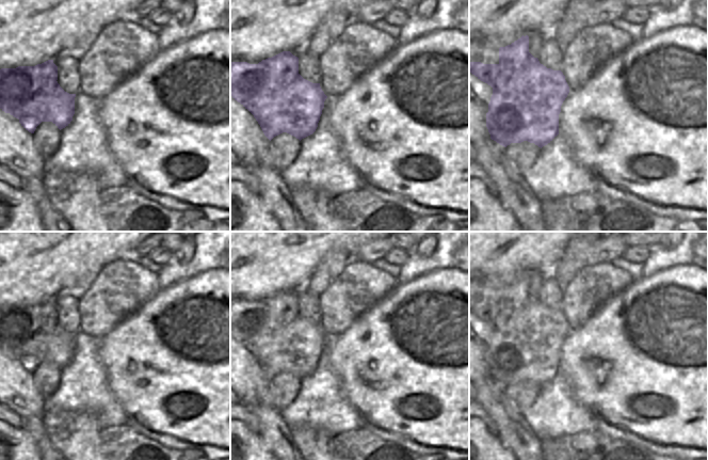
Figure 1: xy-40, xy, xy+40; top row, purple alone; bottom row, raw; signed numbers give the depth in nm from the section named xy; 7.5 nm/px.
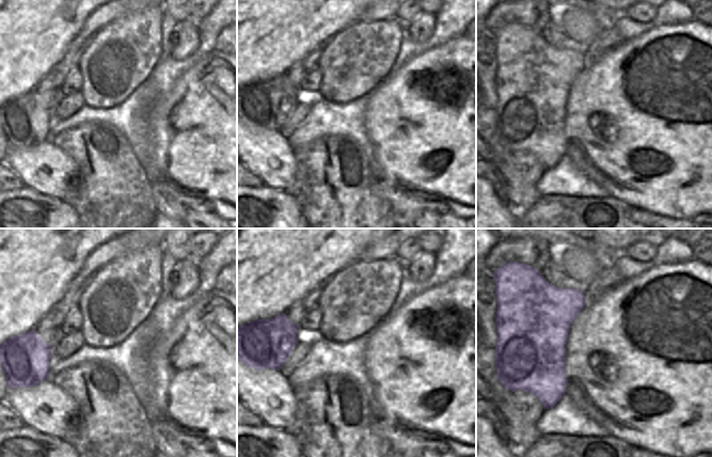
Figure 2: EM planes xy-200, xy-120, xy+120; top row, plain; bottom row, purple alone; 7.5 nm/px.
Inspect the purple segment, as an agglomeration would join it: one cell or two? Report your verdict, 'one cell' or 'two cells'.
two cells

